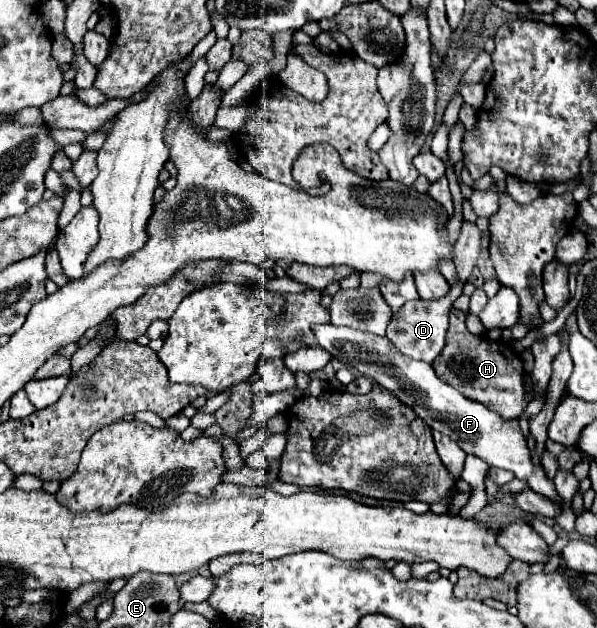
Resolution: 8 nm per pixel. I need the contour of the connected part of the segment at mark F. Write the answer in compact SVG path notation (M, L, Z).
M332 323L314 327L314 335L320 347L326 349L334 359L342 361L346 367L356 367L356 375L362 375L372 383L388 389L396 399L410 407L430 429L436 429L456 441L464 453L476 455L492 467L512 471L518 479L526 481L532 491L548 497L558 507L564 507L562 497L554 487L554 481L546 477L542 467L532 463L532 455L526 447L526 439L522 435L518 419L502 419L498 413L490 411L482 403L464 397L448 383L442 383L434 373L432 365L406 357L386 337L370 335L368 331L358 331L350 327L334 327Z

